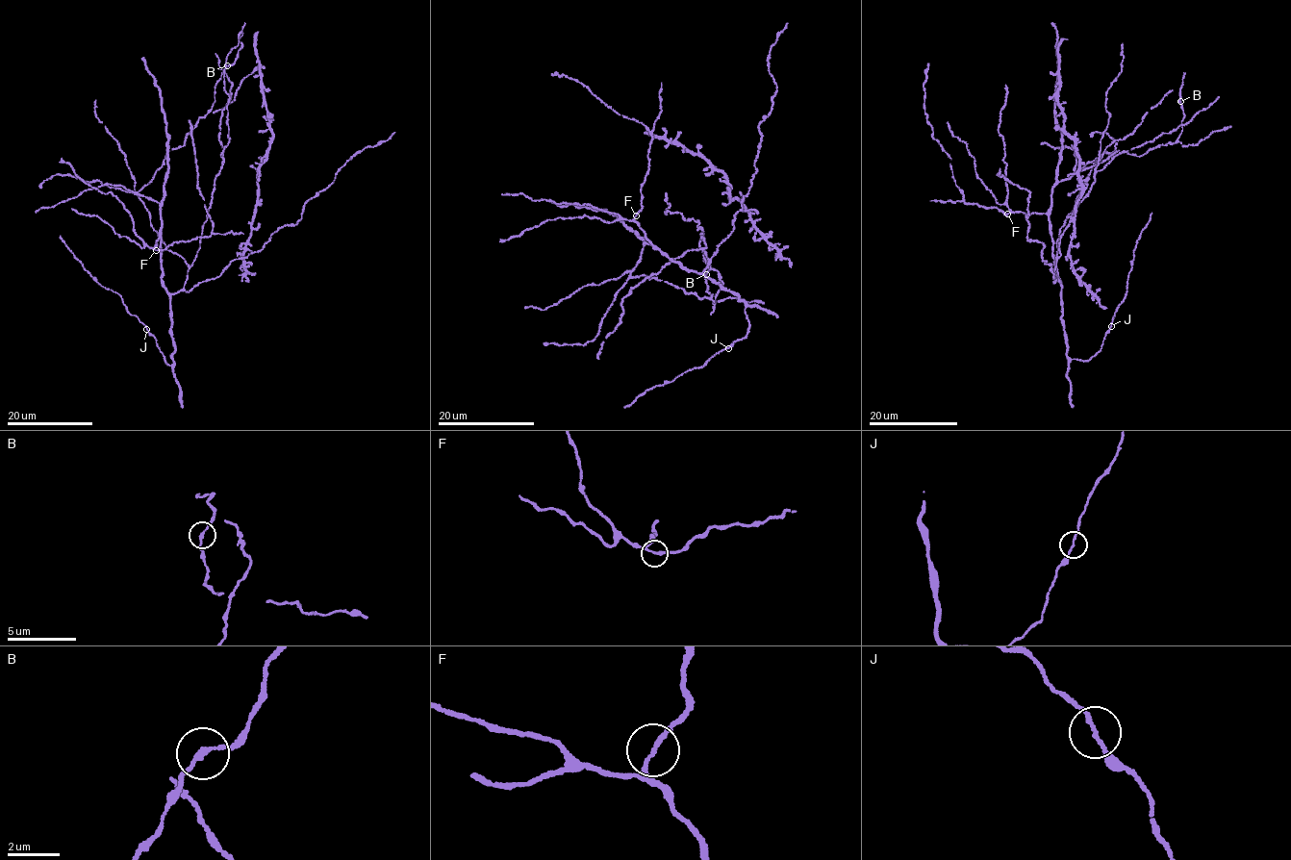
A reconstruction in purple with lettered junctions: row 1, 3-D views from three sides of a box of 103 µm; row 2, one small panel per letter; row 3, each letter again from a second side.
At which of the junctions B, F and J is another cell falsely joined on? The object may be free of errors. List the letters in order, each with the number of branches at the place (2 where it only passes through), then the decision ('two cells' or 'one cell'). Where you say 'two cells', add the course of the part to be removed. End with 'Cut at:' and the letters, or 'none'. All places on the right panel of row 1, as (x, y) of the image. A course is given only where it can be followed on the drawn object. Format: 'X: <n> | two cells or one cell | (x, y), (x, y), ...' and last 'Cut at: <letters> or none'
B: 2 | one cell
F: 2 | one cell
J: 2 | one cell
Cut at: none

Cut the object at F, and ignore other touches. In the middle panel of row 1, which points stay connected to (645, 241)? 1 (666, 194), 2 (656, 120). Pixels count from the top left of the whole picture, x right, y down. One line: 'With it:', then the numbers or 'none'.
With it: 1

